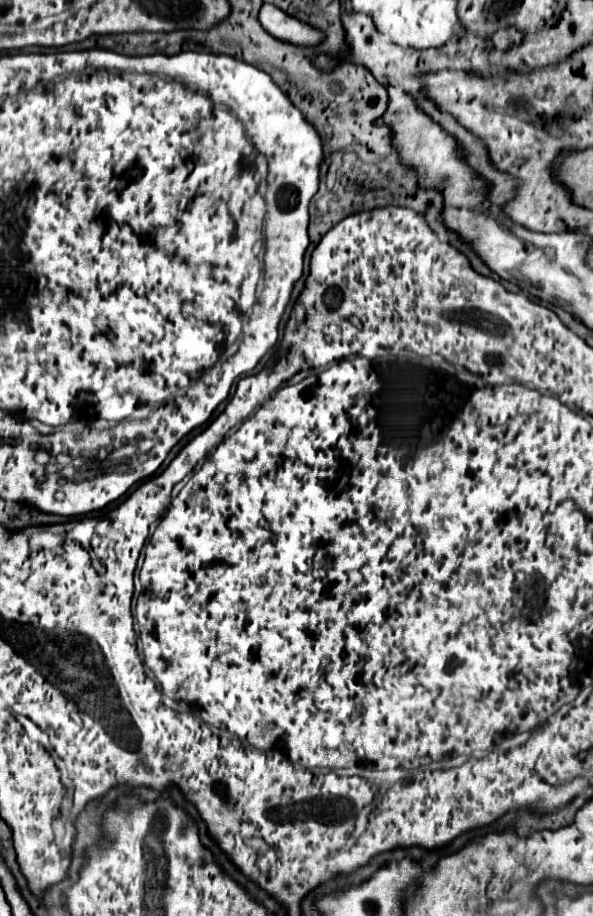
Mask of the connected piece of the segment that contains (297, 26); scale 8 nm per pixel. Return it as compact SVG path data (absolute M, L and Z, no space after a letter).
M264 4L260 10L260 24L268 34L282 42L290 42L294 46L314 48L326 40L326 34L320 28L310 26L308 22L302 22L294 16L288 16L280 8L272 4Z

